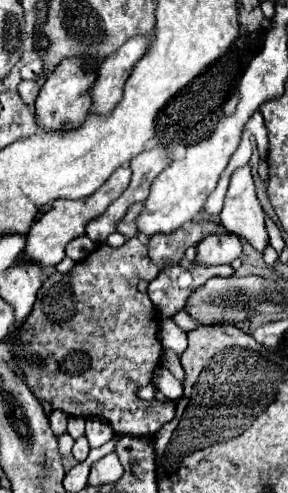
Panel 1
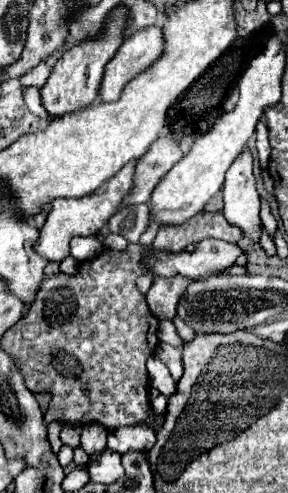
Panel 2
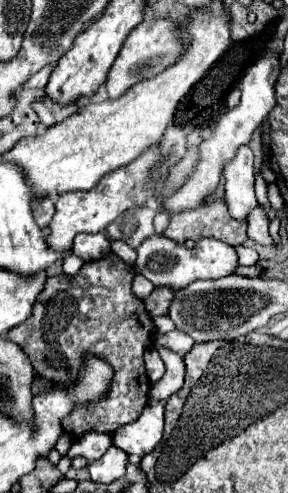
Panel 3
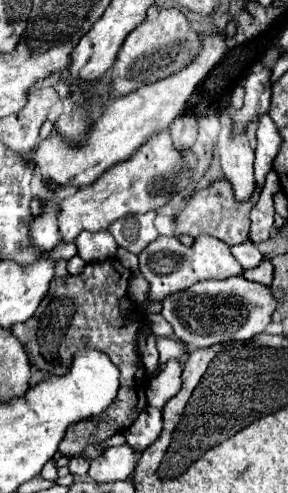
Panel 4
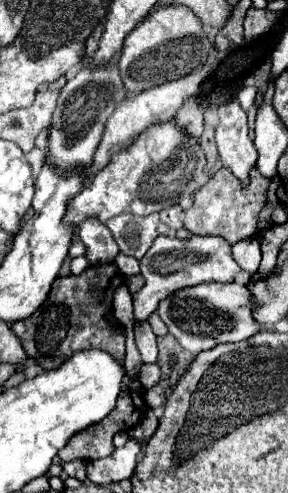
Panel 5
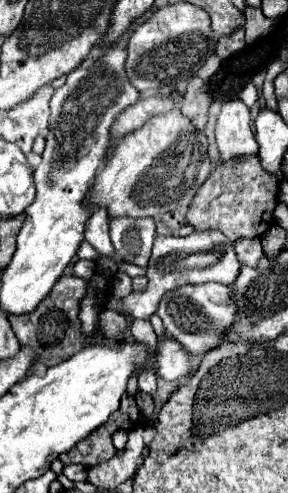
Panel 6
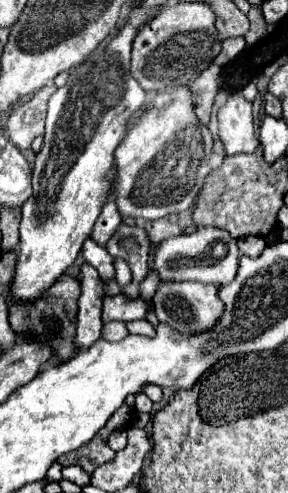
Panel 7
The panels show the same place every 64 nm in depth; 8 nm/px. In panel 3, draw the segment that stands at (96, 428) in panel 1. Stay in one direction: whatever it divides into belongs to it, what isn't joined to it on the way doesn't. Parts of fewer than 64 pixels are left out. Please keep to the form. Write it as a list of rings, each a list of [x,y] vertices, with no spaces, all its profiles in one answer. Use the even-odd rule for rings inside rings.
[[[86,432],[80,440],[76,440],[72,444],[72,448],[68,450],[68,458],[74,456],[84,456],[88,462],[94,462],[96,458],[100,458],[108,448],[112,446],[112,438],[110,434],[100,434],[100,432]]]

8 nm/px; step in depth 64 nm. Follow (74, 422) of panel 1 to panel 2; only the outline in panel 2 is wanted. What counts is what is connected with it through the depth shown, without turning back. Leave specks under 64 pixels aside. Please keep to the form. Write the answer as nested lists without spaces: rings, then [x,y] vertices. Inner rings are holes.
[[[79,423],[65,424],[60,434],[62,444],[76,448],[80,443],[82,431],[83,427]]]

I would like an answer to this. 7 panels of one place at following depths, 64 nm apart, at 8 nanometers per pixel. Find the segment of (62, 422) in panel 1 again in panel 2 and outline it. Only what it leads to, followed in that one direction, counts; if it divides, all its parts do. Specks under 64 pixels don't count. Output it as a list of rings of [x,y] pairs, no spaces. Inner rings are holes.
[[[52,420],[48,424],[48,436],[50,436],[50,444],[54,448],[54,452],[58,452],[58,446],[62,446],[62,440],[60,440],[60,430],[64,428],[64,424],[60,424],[58,420]]]

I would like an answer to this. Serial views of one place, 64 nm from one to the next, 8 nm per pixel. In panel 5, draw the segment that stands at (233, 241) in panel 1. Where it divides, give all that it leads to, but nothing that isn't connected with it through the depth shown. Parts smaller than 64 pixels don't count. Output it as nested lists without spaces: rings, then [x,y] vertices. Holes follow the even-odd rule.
[[[158,236],[148,254],[144,254],[144,258],[140,260],[140,272],[146,280],[146,286],[132,298],[134,298],[134,316],[136,320],[142,322],[148,320],[148,316],[158,308],[160,300],[176,292],[178,288],[196,286],[210,280],[232,282],[240,272],[240,266],[232,258],[232,246],[228,246],[220,236],[192,236],[188,242],[170,236]],[[188,254],[192,254],[196,260],[190,262]]]

